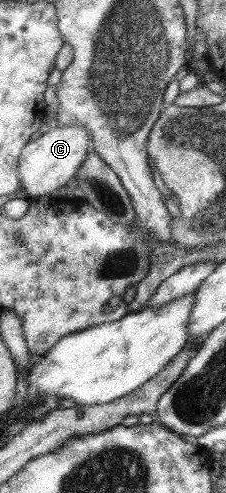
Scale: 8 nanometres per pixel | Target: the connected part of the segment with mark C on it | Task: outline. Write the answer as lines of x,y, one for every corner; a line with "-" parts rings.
82,124
49,128
47,132
25,144
19,153
17,159
19,190
32,201
63,186
71,186
75,171
84,161
90,145
88,132

